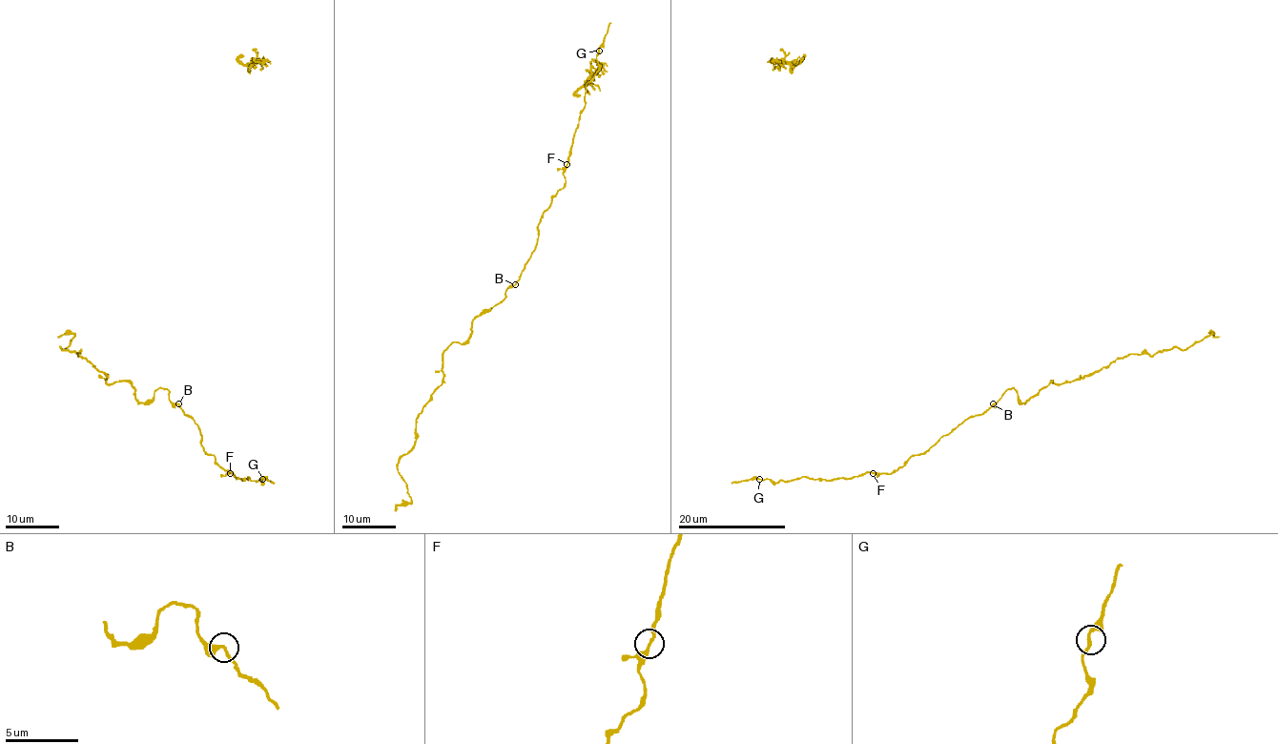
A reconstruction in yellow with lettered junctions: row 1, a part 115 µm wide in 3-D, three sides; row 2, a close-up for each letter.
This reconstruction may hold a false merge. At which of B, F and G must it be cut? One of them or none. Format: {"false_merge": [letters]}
{"false_merge": []}

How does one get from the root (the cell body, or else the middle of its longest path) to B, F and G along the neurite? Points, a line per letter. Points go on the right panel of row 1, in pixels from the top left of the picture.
B: (968, 416), (983, 414), (993, 404)
F: (968, 416), (894, 471), (873, 473)
G: (968, 416), (925, 451), (913, 456), (890, 473), (866, 471), (834, 480), (801, 477), (778, 483), (759, 479)

